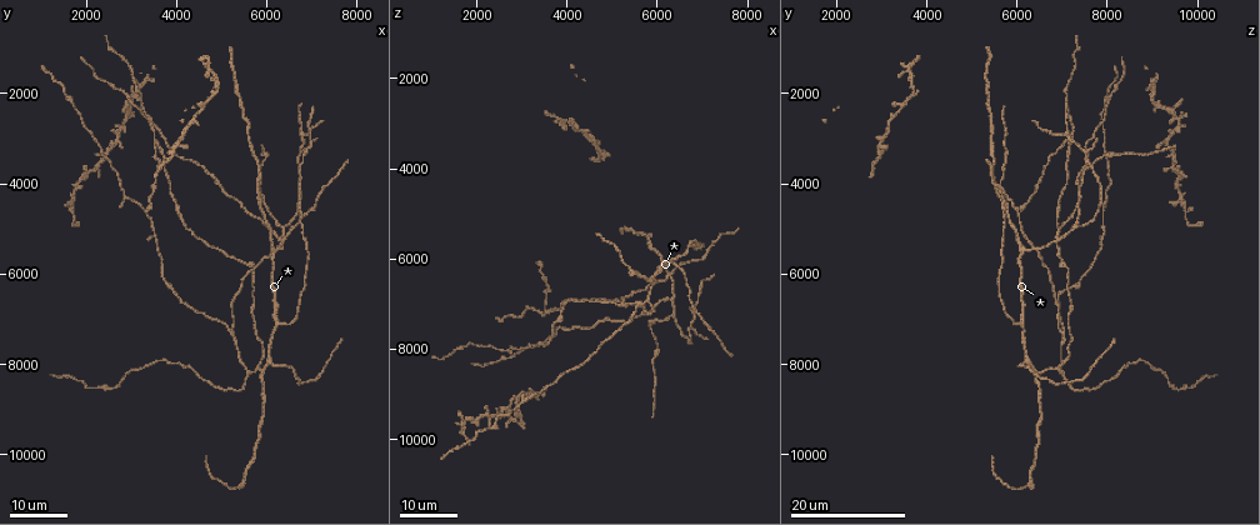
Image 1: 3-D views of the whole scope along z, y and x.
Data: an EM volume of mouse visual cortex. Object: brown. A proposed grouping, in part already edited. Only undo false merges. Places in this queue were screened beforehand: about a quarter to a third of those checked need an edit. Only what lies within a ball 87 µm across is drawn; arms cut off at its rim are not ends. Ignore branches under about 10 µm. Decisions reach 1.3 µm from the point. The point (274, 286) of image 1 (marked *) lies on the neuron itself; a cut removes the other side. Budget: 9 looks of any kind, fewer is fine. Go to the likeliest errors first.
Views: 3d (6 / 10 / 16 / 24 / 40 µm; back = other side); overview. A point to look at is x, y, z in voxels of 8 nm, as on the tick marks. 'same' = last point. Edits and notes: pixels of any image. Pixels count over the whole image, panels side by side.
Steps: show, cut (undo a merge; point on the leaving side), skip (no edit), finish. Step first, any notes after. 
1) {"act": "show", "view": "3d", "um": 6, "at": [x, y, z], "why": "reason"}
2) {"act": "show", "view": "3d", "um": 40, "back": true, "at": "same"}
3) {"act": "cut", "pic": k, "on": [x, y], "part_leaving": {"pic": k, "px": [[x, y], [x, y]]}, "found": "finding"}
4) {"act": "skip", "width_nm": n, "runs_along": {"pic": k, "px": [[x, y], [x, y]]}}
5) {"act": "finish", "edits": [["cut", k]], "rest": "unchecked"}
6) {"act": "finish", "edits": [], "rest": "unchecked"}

{"act": "show", "view": "3d", "um": 16, "at": [6250, 5350, 6350], "why": "four or more arms meet"}

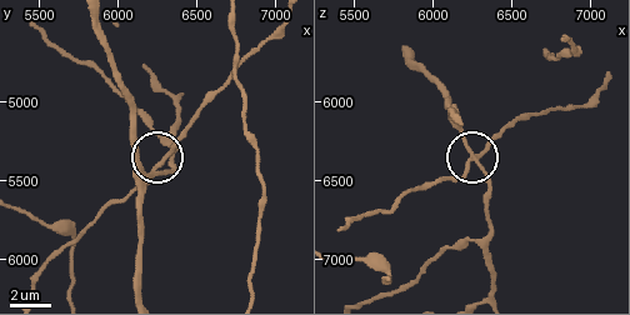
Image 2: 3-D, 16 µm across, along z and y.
{"act": "show", "view": "3d", "um": 10, "at": "same"}

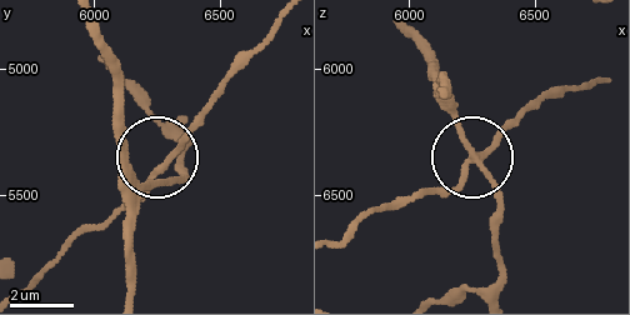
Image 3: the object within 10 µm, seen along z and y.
{"act": "skip", "side_arm_um": 91, "found": "continuous, no second neuron"}

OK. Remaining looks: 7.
{"act": "show", "view": "3d", "um": 24, "at": [3550, 3000, 7100], "why": "arms part here"}

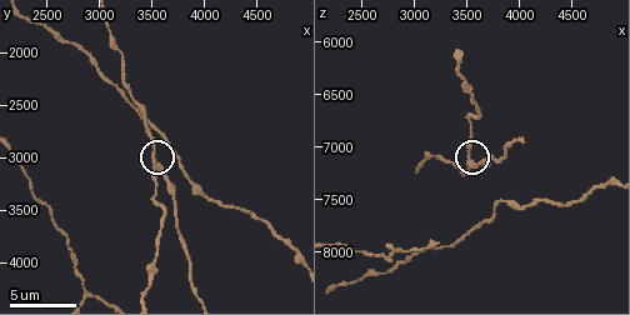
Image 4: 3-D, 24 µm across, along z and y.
{"act": "show", "view": "3d", "um": 6, "at": [3500, 3040, 7140], "why": "closer look"}

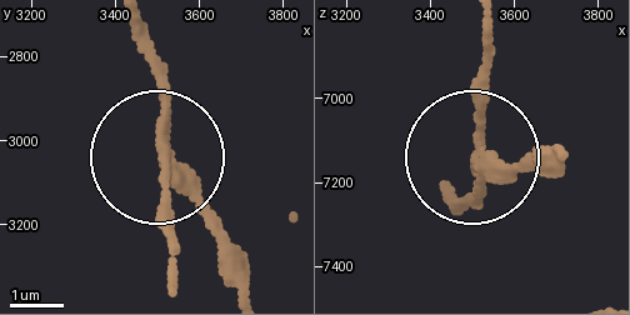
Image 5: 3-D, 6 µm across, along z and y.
{"act": "show", "view": "3d", "um": 6, "back": true, "at": [3515, 3030, 7115]}

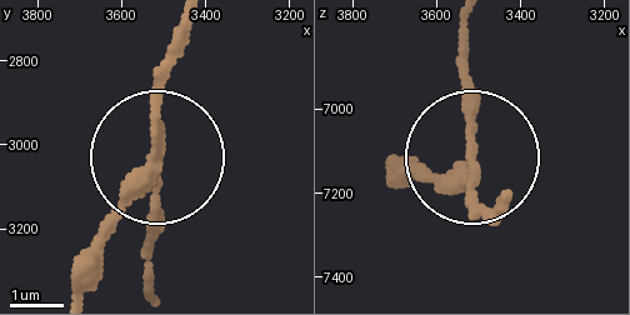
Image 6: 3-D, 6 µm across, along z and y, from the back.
{"act": "cut", "pic": 6, "on": [470, 130], "side_arm_um": 17, "part_leaving": {"pic": 6, "px": [[474, 194], [460, 20]]}, "found": "two neurons meet here"}

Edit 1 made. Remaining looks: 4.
{"act": "show", "view": "3d", "um": 24, "at": [5200, 7250, 7000], "why": "a fork"}

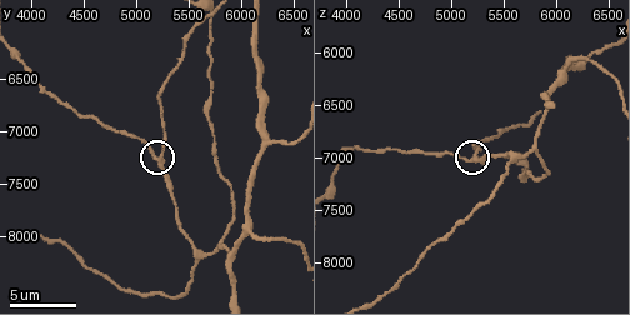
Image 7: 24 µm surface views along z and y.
{"act": "show", "view": "3d", "um": 10, "at": [5180, 7280, 7040], "why": "zoom in"}

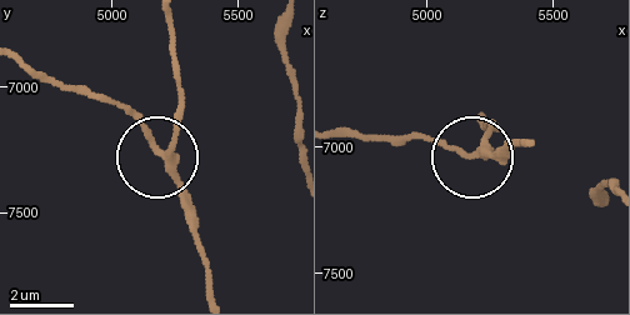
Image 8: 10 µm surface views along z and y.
{"act": "skip", "width_nm": 220, "runs_along": {"pic": 8, "px": [[173, 26], [180, 91], [173, 140], [156, 154], [119, 103]]}, "found": "one neuron here"}

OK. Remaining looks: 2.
{"act": "show", "view": "3d", "um": 24, "at": [6250, 5250, 6950], "why": "three arms meet"}

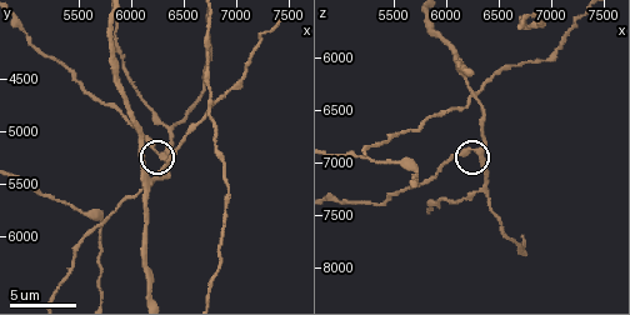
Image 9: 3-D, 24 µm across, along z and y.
{"act": "show", "view": "3d", "um": 10, "at": [6340, 5240, 6940]}

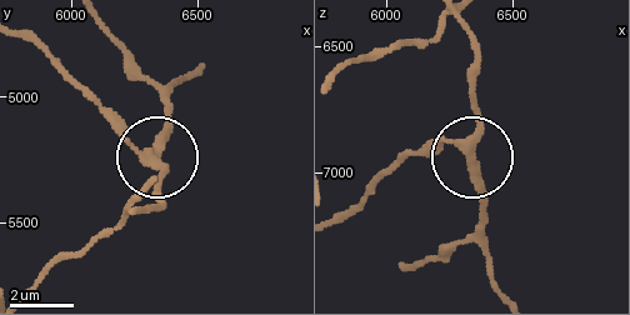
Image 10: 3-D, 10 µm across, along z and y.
{"act": "skip", "side_arm_um": 36, "arms": 3, "found": "one neuron here"}

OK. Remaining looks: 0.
{"act": "finish", "edits": [["cut", 6]], "rest": "unchecked"}

